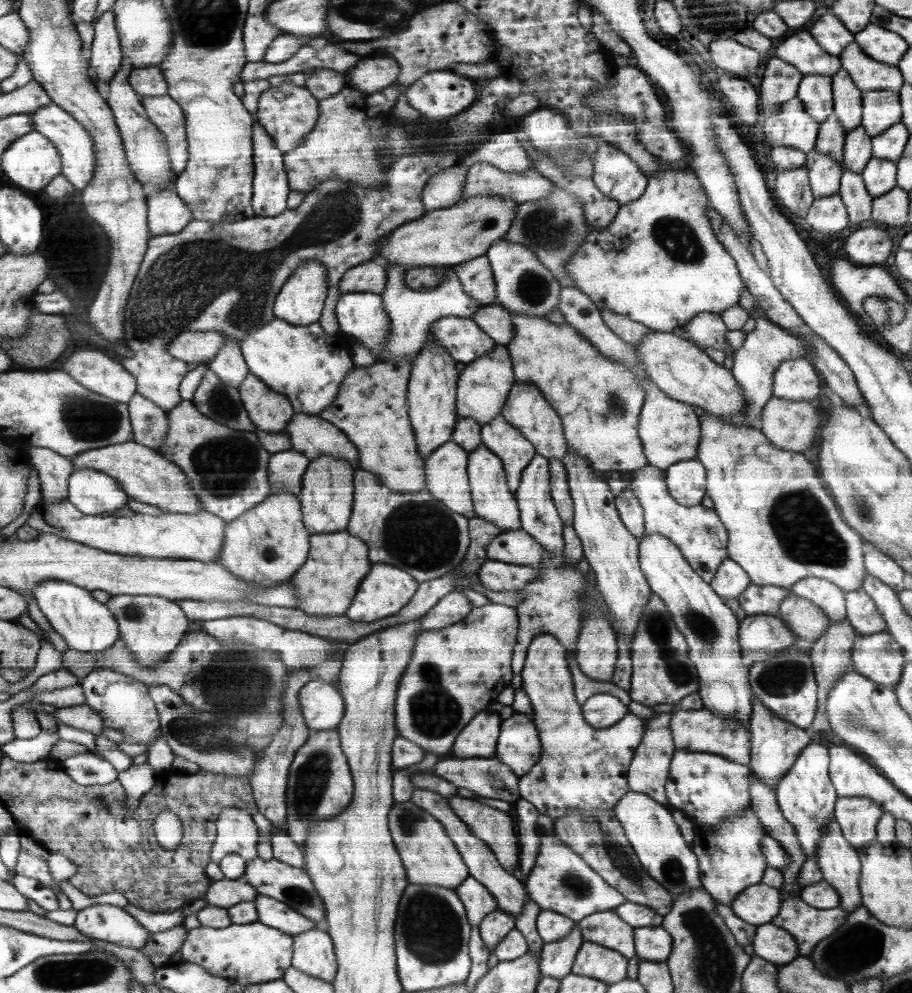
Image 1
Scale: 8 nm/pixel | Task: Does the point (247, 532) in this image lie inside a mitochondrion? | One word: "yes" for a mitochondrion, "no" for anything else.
no

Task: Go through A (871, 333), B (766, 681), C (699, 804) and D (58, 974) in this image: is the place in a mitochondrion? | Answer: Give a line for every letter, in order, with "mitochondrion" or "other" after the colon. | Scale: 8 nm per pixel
A: other
B: mitochondrion
C: other
D: mitochondrion

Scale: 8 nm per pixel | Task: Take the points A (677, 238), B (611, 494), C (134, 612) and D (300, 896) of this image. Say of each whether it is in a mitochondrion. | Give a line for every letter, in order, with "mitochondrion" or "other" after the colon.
A: mitochondrion
B: other
C: mitochondrion
D: mitochondrion

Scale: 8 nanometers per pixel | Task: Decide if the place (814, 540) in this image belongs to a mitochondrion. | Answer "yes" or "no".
yes

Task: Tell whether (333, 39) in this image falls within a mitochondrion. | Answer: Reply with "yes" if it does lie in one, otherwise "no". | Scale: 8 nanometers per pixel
no

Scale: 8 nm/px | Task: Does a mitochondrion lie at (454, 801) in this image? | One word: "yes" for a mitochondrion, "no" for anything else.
no

